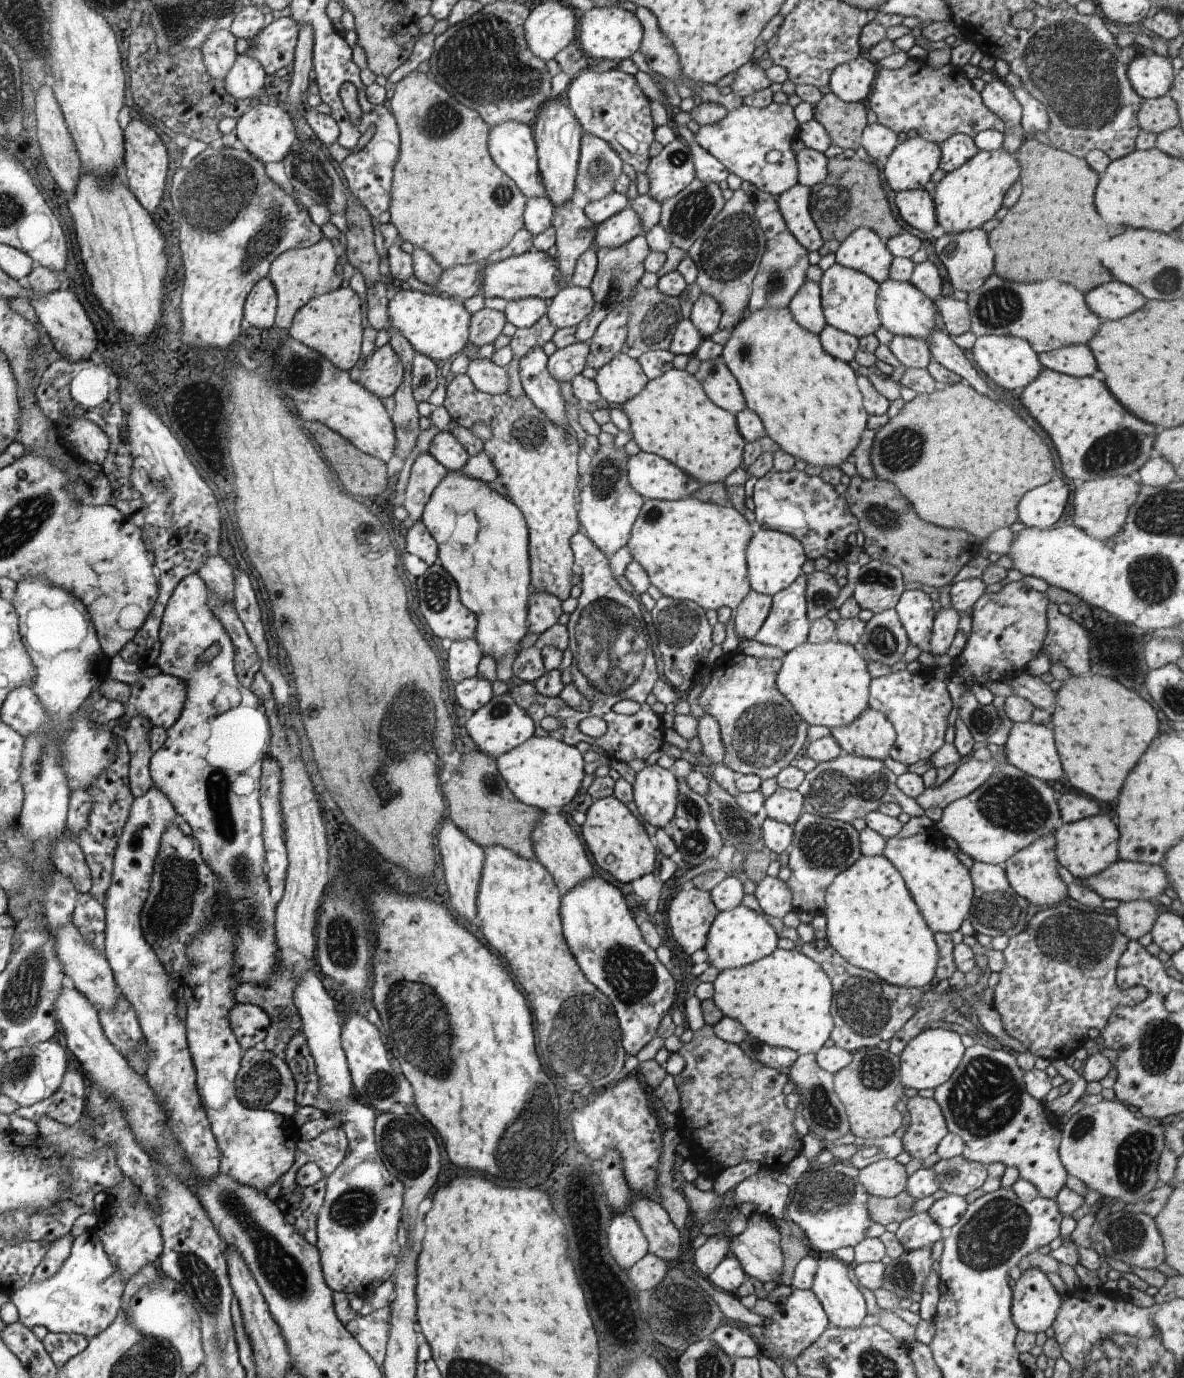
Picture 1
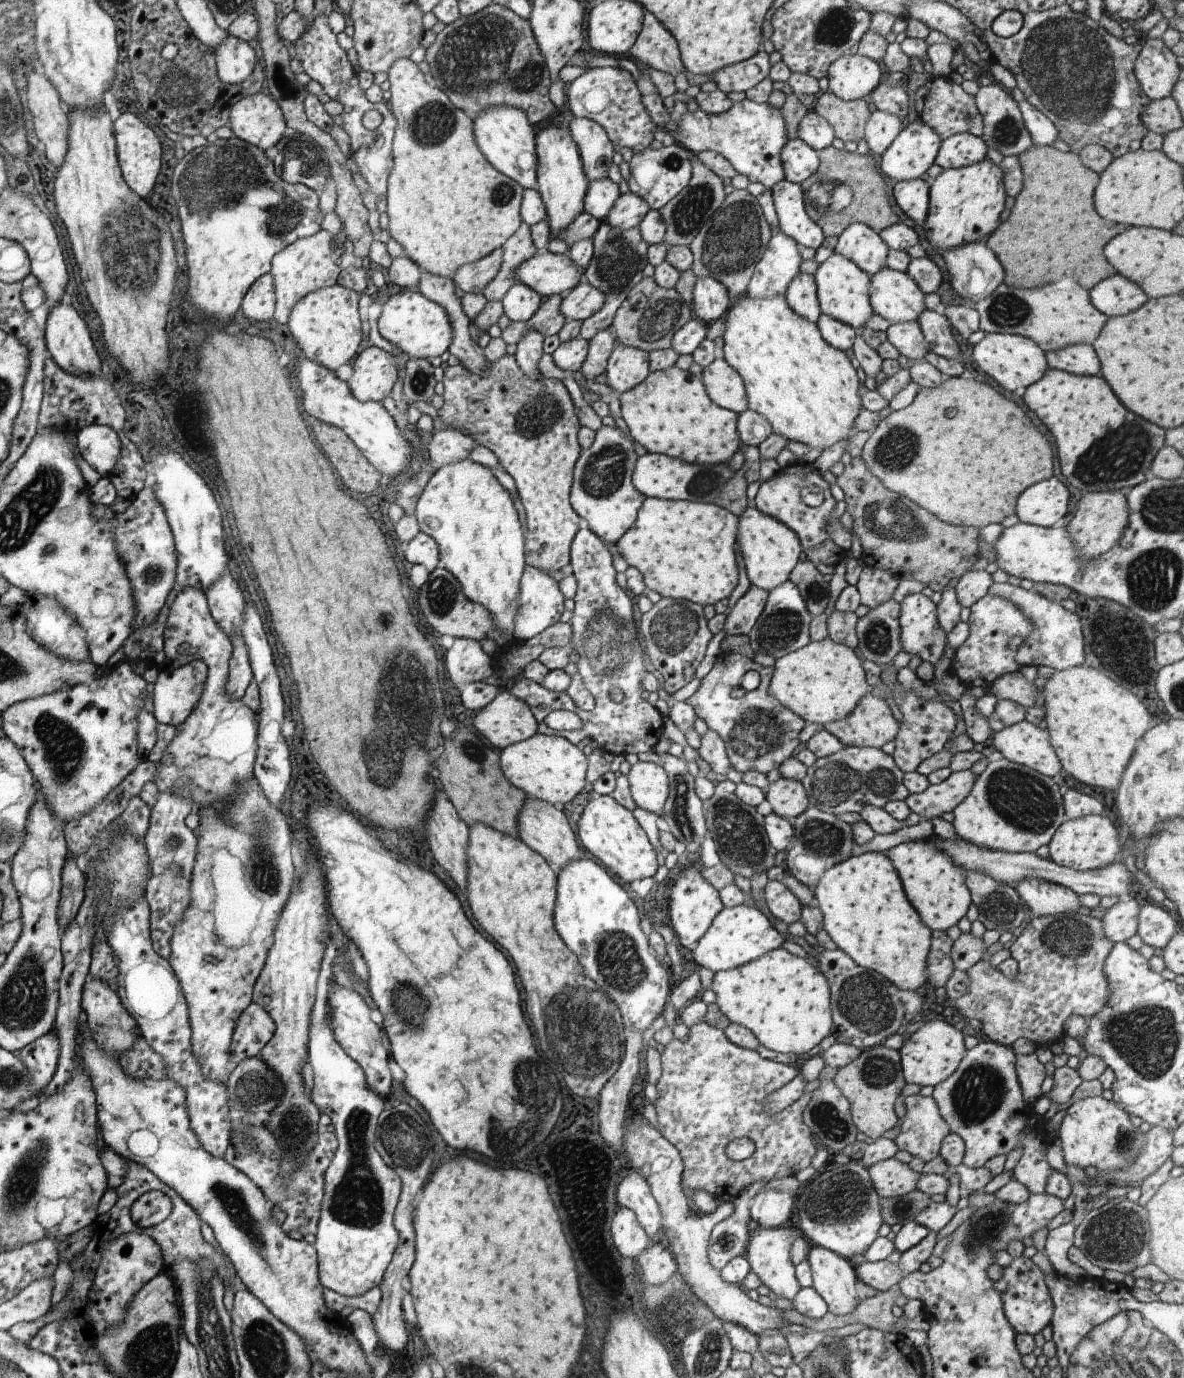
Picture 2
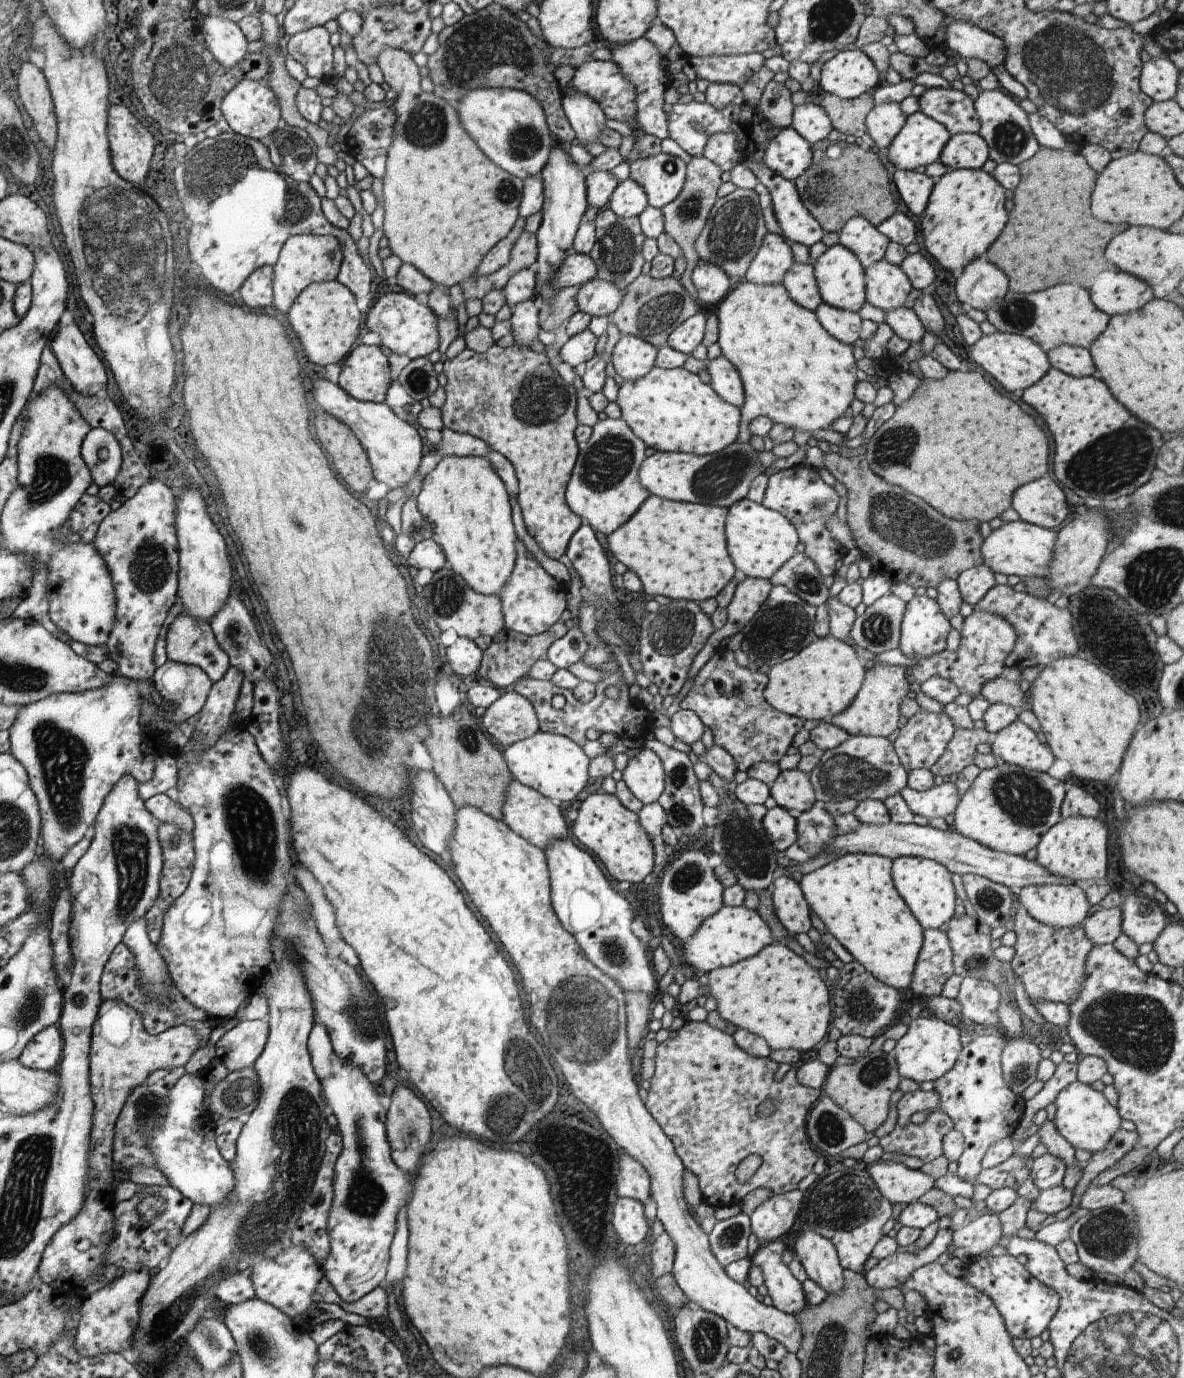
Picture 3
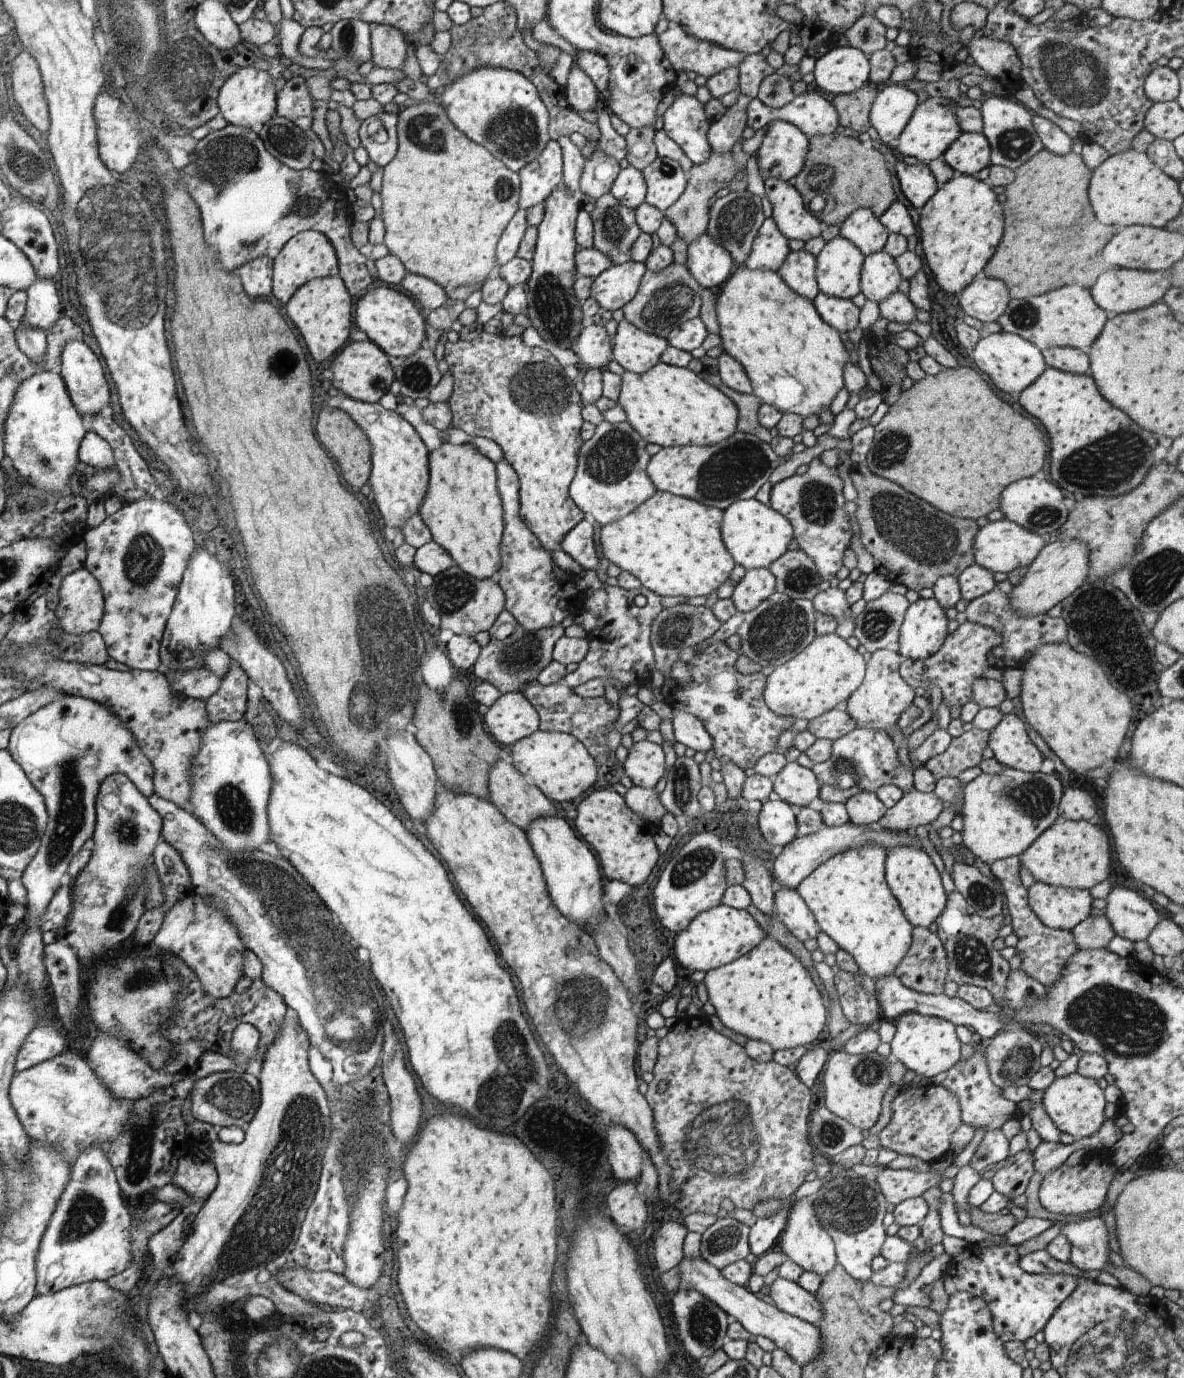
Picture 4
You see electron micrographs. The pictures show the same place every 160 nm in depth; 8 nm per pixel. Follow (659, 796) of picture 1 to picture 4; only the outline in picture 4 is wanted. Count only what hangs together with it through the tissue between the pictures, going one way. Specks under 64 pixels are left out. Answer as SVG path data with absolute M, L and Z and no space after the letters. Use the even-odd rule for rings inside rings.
M648 739L633 743L623 767L636 787L655 788L666 772L662 745Z

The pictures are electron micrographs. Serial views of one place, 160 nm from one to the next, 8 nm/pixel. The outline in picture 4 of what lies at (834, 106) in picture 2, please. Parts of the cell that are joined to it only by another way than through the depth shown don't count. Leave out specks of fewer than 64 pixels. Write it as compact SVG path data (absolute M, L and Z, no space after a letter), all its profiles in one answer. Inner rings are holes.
M869 81L850 94L836 95L832 104L836 107L840 124L846 126L848 132L855 135L870 130L869 114L878 93L876 84Z

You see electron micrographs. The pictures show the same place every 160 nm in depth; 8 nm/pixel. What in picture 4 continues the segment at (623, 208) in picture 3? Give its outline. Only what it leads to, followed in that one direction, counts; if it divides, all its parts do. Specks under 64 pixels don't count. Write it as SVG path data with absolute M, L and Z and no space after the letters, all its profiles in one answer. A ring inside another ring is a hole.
M628 166L618 174L611 194L626 208L636 209L645 201L647 184L641 170Z

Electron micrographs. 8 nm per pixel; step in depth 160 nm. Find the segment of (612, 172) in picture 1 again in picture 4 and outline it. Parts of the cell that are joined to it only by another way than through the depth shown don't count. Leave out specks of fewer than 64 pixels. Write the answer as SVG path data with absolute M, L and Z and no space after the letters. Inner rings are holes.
M576 62L570 70L565 90L568 106L578 114L596 110L599 101L603 100L594 82L578 68Z

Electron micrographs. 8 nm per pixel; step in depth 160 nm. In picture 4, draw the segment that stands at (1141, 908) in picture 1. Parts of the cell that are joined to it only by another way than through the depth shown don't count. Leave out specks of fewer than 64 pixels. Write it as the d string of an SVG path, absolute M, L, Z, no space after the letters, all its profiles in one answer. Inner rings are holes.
M1090 916L1082 920L1072 931L1078 949L1107 948L1115 933L1110 920L1104 916Z

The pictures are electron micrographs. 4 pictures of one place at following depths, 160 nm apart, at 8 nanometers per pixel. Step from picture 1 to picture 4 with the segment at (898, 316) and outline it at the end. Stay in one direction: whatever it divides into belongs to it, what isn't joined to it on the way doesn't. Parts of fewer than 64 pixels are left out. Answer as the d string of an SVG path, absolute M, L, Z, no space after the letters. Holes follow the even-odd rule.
M878 251L865 256L861 268L861 292L874 302L888 298L898 291L898 284L902 278L895 258L886 252Z

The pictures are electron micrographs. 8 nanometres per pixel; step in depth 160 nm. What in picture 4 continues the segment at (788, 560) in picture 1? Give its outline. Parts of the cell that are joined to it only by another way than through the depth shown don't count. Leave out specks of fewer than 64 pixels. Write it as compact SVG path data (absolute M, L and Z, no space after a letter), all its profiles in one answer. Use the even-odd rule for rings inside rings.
M754 498L733 502L723 513L721 535L724 546L735 562L745 569L768 569L794 545L793 526L788 519Z

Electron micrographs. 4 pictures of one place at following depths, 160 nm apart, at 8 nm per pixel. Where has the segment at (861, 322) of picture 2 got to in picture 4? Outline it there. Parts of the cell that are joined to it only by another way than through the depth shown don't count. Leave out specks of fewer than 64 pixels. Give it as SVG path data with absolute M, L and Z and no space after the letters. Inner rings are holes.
M842 236L832 238L815 257L820 291L850 300L861 292L861 268L865 256L850 240Z

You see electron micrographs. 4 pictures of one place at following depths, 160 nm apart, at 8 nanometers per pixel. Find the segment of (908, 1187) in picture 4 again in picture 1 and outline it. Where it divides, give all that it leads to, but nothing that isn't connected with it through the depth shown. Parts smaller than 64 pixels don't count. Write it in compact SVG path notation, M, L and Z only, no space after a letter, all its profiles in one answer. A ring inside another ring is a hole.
M883 1159L859 1170L855 1177L874 1197L894 1197L906 1189L909 1178L905 1166L895 1159Z

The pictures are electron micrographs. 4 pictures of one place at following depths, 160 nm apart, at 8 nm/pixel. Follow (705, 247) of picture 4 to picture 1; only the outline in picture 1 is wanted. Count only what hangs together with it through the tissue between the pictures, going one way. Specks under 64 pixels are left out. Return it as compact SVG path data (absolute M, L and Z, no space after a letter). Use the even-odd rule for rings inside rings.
M702 293L694 302L689 319L694 324L694 328L702 334L703 339L710 339L714 333L718 332L721 317L722 310L718 302L712 296Z

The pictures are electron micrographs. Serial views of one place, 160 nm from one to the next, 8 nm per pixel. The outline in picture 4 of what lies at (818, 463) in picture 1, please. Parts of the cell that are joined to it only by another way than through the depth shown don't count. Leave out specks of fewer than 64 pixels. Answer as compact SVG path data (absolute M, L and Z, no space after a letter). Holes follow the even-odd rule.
M744 264L735 267L729 278L720 286L716 302L715 309L720 328L722 346L726 353L730 354L733 359L736 359L742 365L742 368L744 368L750 379L753 388L752 393L759 398L761 404L766 403L770 406L774 406L774 408L779 410L782 414L799 414L802 418L806 418L813 414L818 415L822 409L826 410L829 408L832 400L834 400L836 394L838 394L838 391L845 386L843 374L846 361L848 361L848 354L845 351L844 343L840 339L840 333L818 314L813 301L794 292L786 282L784 282L779 271L751 269Z

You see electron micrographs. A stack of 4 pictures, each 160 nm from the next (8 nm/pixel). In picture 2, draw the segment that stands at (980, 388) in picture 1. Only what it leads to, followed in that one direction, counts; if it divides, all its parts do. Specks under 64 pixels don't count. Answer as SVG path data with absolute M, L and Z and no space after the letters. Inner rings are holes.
M925 309L917 322L929 346L929 351L964 364L959 345L952 334L951 324L940 309L936 311Z

